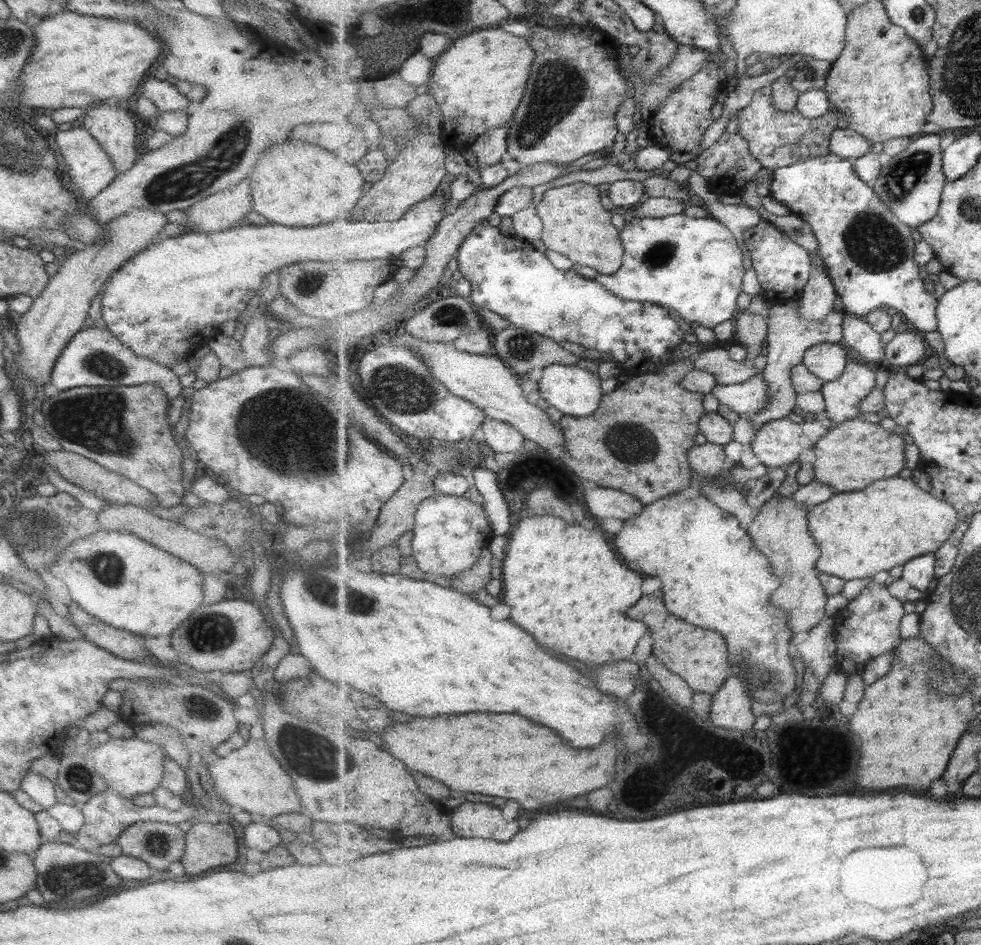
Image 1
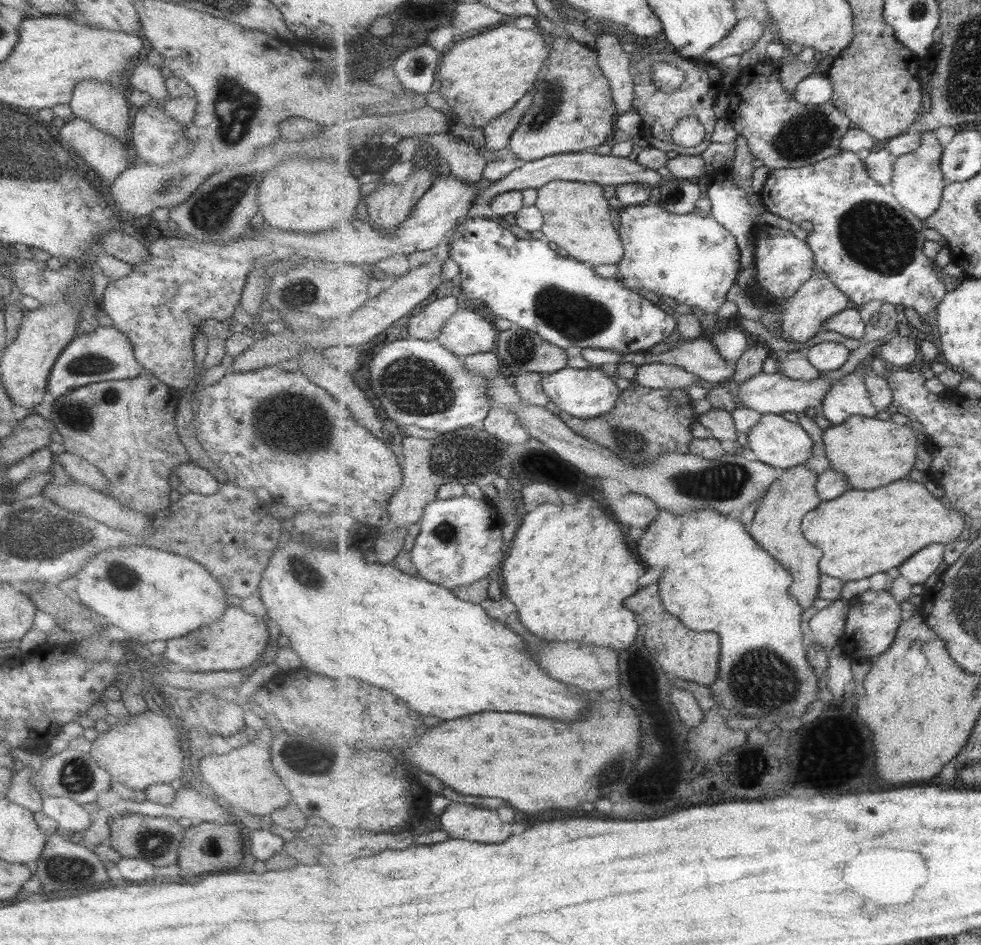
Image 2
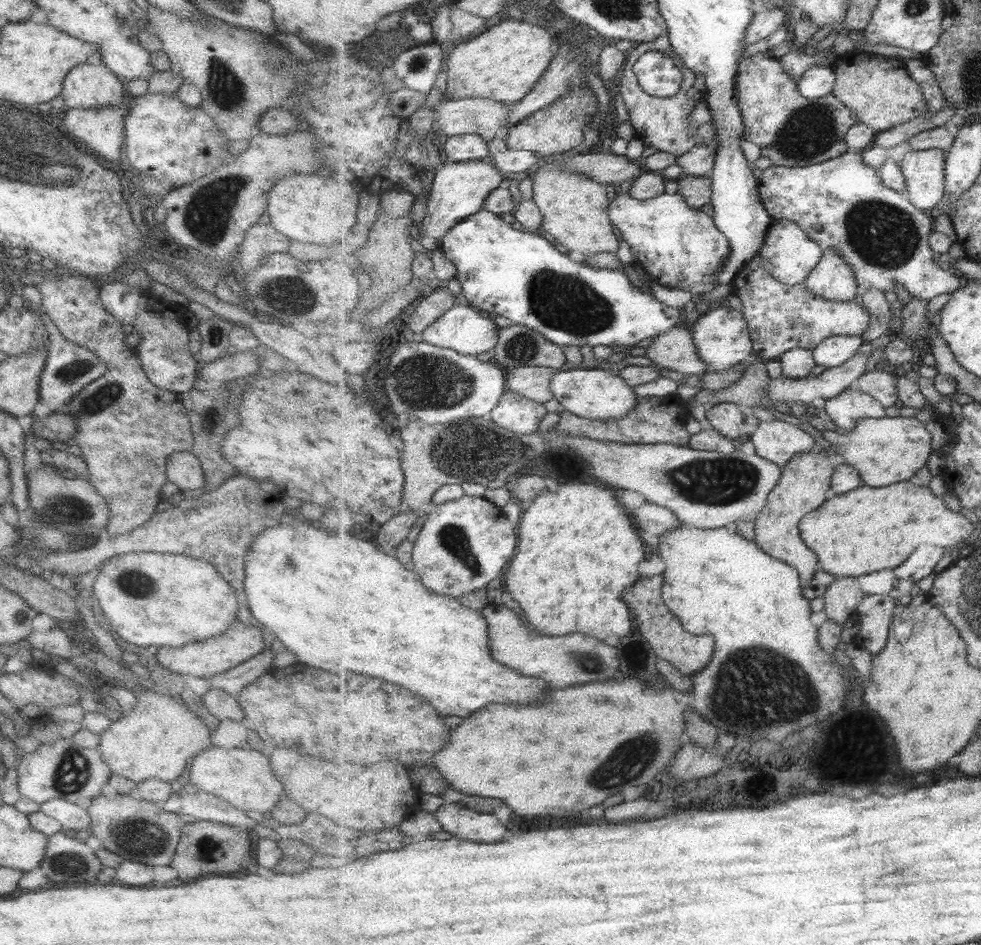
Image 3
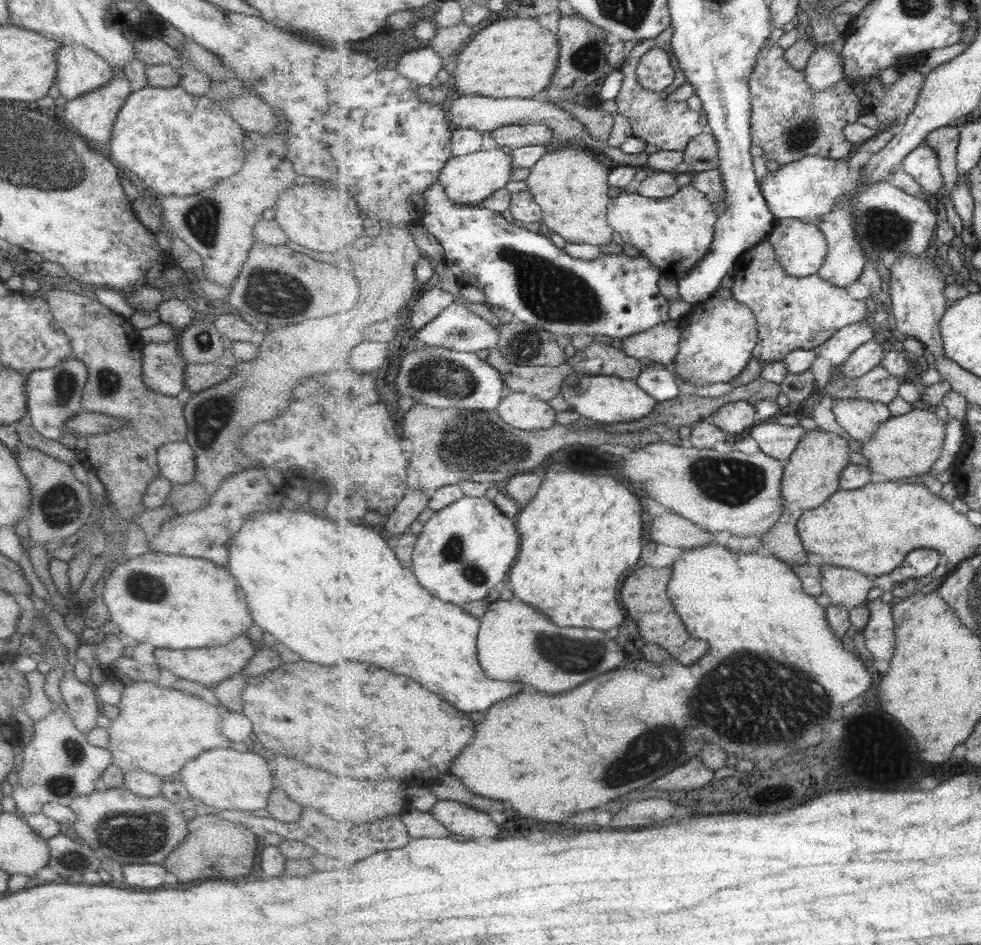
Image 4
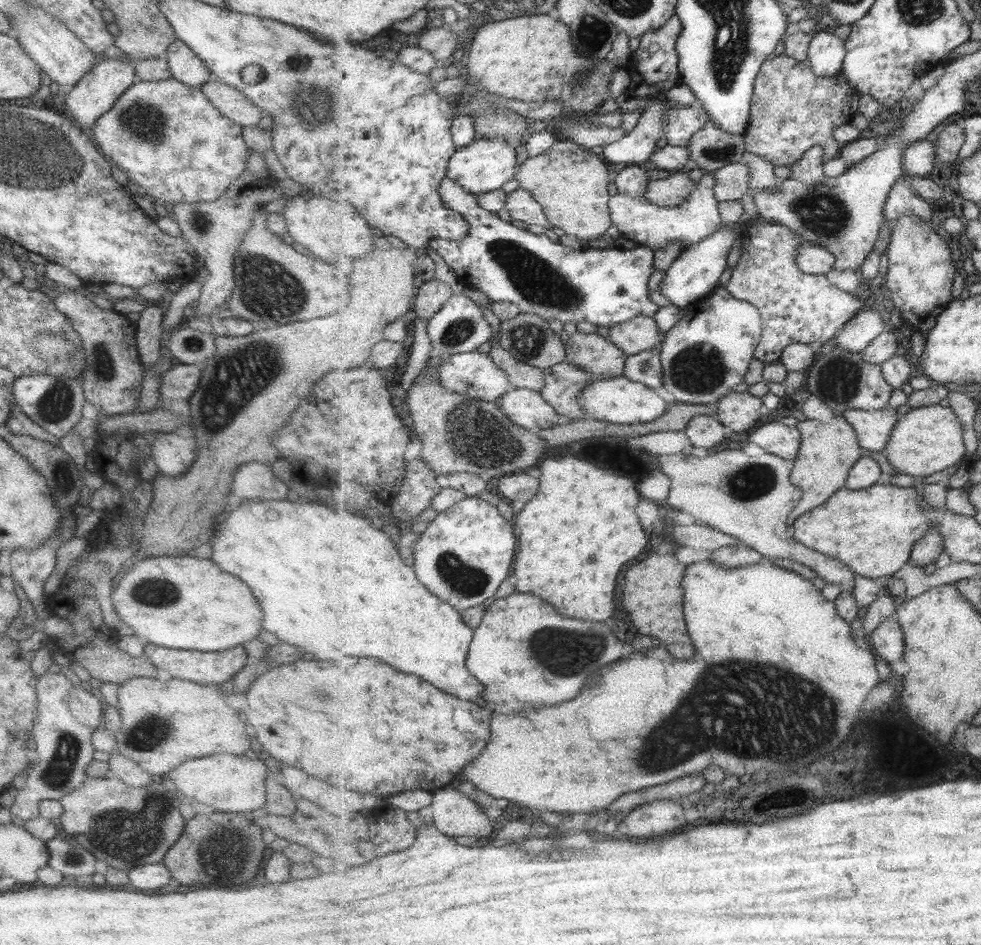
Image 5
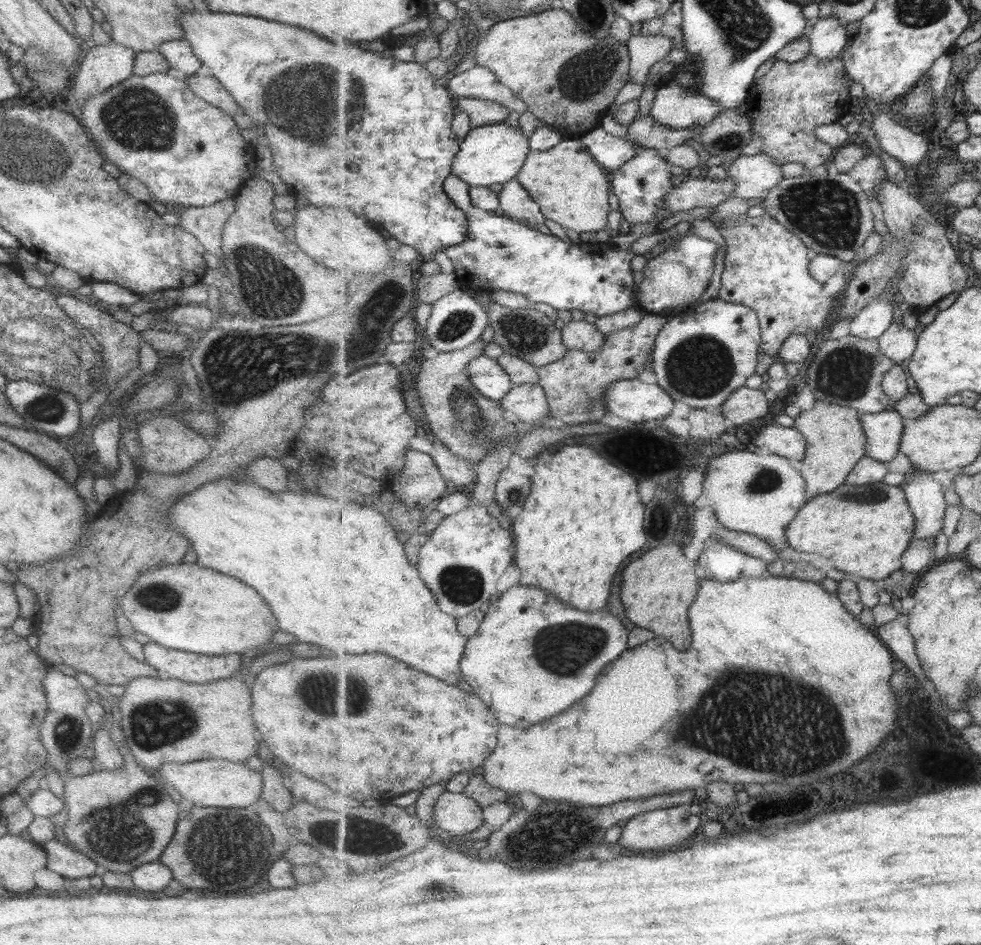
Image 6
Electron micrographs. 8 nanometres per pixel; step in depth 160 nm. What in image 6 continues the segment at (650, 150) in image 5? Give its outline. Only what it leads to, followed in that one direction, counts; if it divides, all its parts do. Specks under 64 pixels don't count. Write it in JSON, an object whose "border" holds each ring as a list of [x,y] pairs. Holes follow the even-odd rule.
{"border":[[[675,80],[658,90],[650,115],[658,122],[678,129],[704,128],[724,108],[701,93],[688,94]],[[601,126],[581,139],[588,152],[608,172],[617,172],[636,153],[632,141],[613,136]]]}

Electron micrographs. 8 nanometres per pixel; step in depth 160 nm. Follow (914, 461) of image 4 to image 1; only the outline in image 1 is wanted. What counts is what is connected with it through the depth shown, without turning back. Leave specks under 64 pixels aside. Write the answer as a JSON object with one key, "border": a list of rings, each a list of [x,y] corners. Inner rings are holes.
{"border":[[[863,418],[834,424],[815,445],[816,460],[813,462],[813,480],[831,485],[837,493],[845,493],[863,490],[878,480],[898,477],[899,472],[903,472],[905,464],[907,464],[905,448],[907,448],[908,443],[909,439],[898,429],[886,430],[879,423],[867,422]]]}

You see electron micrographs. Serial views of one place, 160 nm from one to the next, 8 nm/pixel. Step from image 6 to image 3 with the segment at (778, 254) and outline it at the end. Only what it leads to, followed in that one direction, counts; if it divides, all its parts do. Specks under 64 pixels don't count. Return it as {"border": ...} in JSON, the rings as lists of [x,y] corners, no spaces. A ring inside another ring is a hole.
{"border":[[[761,255],[753,259],[732,282],[734,294],[741,300],[754,342],[754,354],[766,362],[779,360],[793,348],[813,351],[825,339],[836,336],[862,336],[870,327],[872,316],[859,299],[833,302],[813,296],[807,284],[789,286],[763,268]]]}

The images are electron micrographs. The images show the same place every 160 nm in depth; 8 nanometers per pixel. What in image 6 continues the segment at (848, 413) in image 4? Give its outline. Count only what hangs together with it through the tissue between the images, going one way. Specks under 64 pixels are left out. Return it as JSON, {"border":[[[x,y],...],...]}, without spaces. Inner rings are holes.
{"border":[[[895,410],[862,413],[861,418],[868,436],[868,456],[886,464],[895,460],[906,429],[901,413]]]}

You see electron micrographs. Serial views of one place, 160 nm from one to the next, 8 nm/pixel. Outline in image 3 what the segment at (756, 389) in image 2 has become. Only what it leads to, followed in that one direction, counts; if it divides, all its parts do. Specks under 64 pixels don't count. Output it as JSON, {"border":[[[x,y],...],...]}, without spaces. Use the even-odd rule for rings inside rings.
{"border":[[[869,342],[861,345],[858,354],[849,362],[845,362],[843,366],[826,369],[823,374],[815,378],[791,379],[785,376],[781,378],[772,378],[766,393],[768,397],[775,402],[784,402],[790,406],[793,402],[802,402],[805,406],[811,405],[815,398],[823,398],[825,401],[838,397],[843,394],[849,387],[857,385],[861,376],[868,373],[870,361],[872,360],[873,346]]]}

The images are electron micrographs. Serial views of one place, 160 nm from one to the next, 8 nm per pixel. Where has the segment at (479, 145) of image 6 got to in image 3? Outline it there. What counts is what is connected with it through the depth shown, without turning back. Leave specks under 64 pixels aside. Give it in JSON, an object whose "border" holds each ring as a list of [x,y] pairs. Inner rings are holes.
{"border":[[[487,158],[443,164],[435,172],[425,217],[421,222],[420,232],[416,233],[415,242],[418,248],[427,252],[441,249],[445,234],[461,220],[483,210],[489,195],[503,186],[507,178],[508,176],[501,172],[498,166],[487,161]]]}

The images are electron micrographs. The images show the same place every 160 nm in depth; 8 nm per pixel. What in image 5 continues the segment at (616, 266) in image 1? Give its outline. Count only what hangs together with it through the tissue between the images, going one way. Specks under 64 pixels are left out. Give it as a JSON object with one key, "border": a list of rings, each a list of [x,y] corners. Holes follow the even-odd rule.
{"border":[[[558,141],[545,154],[529,156],[516,175],[521,188],[530,190],[544,208],[552,226],[580,241],[597,240],[614,226],[610,211],[609,171],[613,167],[602,157],[573,141]]]}

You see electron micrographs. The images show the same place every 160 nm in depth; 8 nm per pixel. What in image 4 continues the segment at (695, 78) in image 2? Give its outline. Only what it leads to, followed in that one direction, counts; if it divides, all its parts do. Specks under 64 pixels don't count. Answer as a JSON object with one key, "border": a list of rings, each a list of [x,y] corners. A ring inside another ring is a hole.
{"border":[[[670,27],[656,39],[642,40],[626,55],[625,61],[621,66],[621,71],[625,73],[624,83],[616,98],[618,105],[617,112],[626,116],[633,127],[635,137],[646,140],[649,144],[659,147],[660,150],[683,151],[688,147],[692,138],[698,134],[709,131],[708,118],[700,118],[698,111],[692,111],[688,108],[687,102],[678,101],[673,103],[663,103],[663,98],[673,94],[679,86],[688,82],[685,72],[680,67],[680,62],[674,54],[672,40],[675,35],[675,28]],[[653,48],[662,48],[671,59],[671,64],[675,69],[675,80],[662,91],[647,90],[640,82],[636,70],[641,64],[643,56],[651,52]]]}

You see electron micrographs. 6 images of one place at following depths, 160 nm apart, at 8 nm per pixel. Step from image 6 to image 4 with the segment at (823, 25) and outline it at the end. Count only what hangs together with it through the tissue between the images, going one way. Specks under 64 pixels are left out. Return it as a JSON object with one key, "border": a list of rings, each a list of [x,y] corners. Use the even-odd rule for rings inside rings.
{"border":[[[818,47],[809,59],[806,79],[817,91],[824,91],[836,82],[847,79],[842,58],[832,49]]]}

